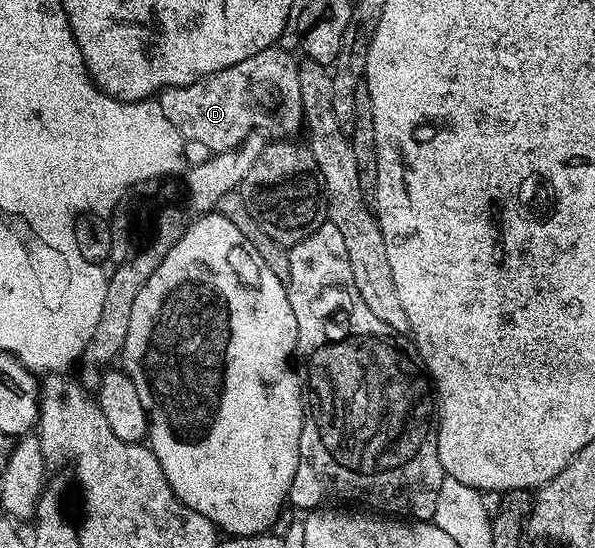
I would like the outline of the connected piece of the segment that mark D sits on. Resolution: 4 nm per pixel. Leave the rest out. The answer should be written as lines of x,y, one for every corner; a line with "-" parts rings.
271,48
264,52
256,52
256,56
248,56
248,60
240,60
240,64
232,64
232,68
224,68
220,72
212,72
208,76
204,76
200,80
196,80
192,84
187,86
173,86
167,90
161,91
157,95
156,101
160,104
160,108
164,112
164,116
168,116
168,120
172,122
174,127
180,131
183,139
187,143
195,142
198,146
203,146
204,149
210,150
206,152
217,152
219,150
234,150
236,147
244,141
247,134
251,133
255,128
262,128
266,121
270,118
270,113
278,106
278,130
279,135
282,136
294,136
297,130
303,129
304,123
302,121
302,101
300,100
300,80
298,79
298,62
296,61
293,53
286,53
279,48

